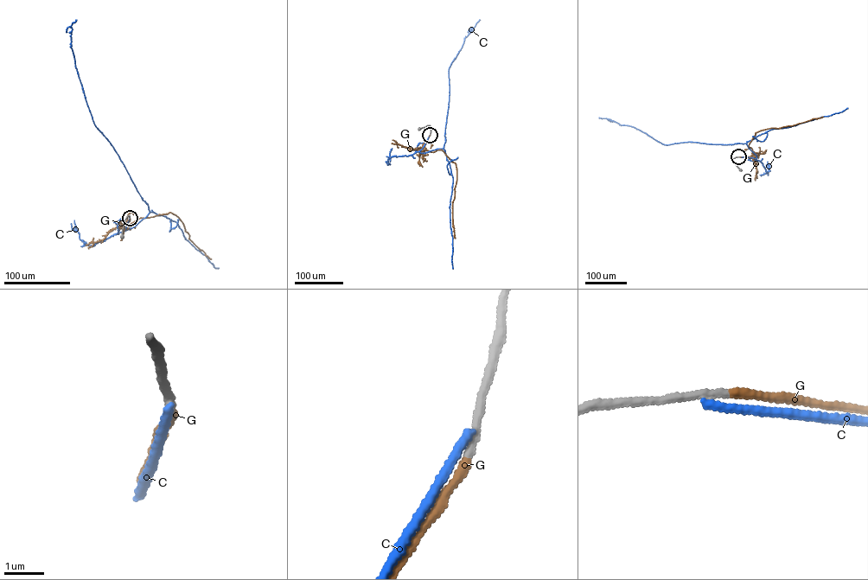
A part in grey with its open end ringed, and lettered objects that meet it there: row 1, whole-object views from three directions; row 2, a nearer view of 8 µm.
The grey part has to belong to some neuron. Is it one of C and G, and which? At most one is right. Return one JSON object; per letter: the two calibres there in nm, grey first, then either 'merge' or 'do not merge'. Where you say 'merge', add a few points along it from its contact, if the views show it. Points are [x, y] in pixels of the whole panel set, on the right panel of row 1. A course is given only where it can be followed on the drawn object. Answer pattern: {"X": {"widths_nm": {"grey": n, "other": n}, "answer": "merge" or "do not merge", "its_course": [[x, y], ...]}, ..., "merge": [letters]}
{"C": {"widths_nm": {"grey": 240, "other": 200}, "answer": "do not merge"}, "G": {"widths_nm": {"grey": 190, "other": 200}, "answer": "merge", "its_course": [[738, 156], [753, 155], [749, 145], [756, 132], [823, 117]]}, "merge": ["G"]}

